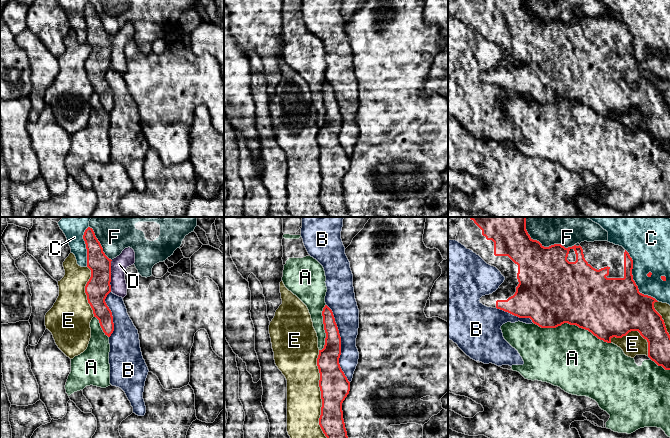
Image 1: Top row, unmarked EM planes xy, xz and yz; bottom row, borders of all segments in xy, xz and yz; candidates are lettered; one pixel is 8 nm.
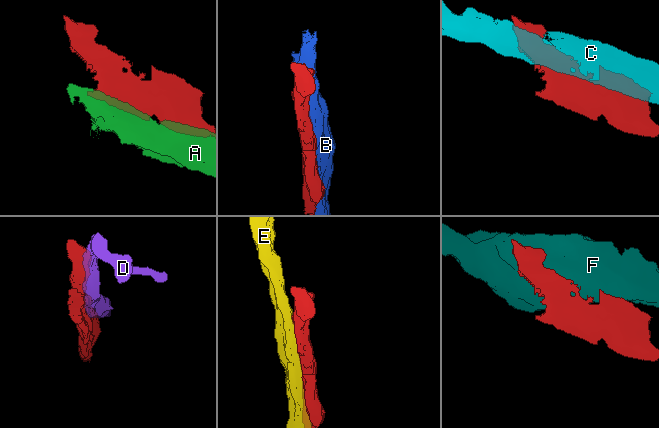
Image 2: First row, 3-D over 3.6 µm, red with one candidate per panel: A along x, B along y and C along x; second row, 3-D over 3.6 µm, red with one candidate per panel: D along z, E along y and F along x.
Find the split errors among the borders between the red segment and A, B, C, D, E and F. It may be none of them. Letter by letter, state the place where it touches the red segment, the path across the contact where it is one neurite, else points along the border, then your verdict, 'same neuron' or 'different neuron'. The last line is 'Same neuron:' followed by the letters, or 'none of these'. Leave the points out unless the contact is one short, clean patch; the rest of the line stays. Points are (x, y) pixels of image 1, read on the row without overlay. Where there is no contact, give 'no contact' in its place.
A: yz (572, 100) | different neuron
B: xz (340, 119) | different neuron
C: yz (632, 55) | different neuron
D: xy (110, 52) | different neuron
E: xz (321, 171) | different neuron
F: yz (546, 23) | different neuron
Same neuron: none of these

